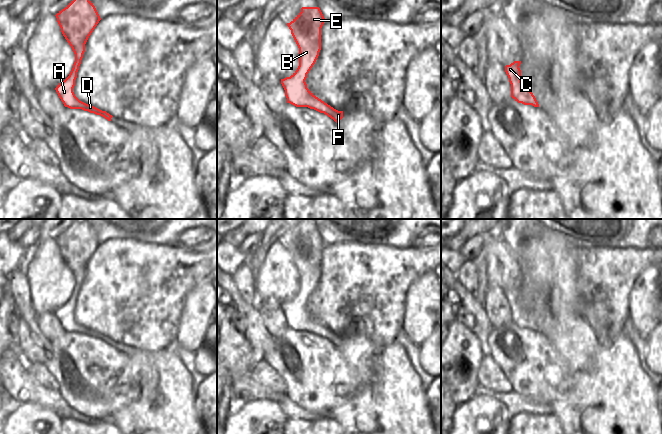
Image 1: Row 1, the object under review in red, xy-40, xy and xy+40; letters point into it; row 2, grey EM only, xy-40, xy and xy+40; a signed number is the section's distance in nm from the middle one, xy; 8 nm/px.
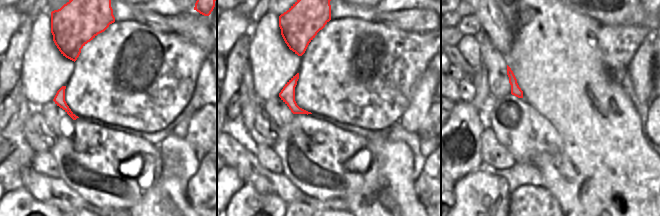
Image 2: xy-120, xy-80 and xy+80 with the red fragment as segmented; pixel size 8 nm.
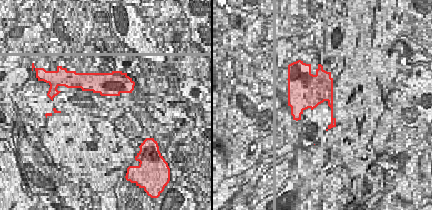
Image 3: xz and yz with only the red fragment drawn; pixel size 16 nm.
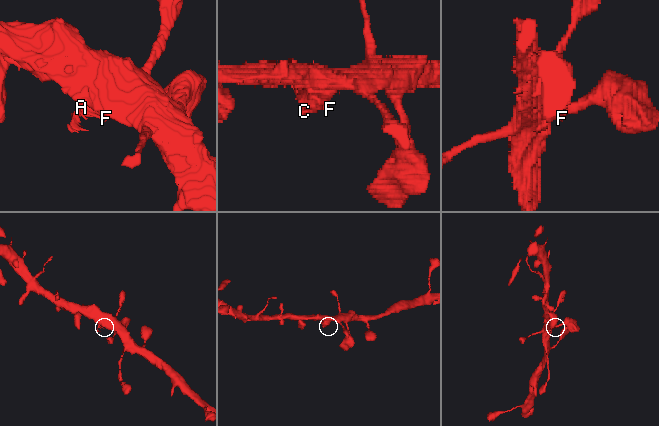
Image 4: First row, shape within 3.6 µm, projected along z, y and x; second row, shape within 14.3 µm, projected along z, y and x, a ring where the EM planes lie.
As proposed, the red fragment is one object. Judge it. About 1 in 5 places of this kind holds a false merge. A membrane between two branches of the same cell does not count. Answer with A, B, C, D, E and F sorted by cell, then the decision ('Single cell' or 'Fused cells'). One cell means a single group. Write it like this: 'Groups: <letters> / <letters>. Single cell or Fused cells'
Groups: A B C D E F. Single cell

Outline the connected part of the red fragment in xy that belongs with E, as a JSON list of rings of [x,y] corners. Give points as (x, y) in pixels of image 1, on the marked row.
[[[302,7],[301,12],[287,26],[299,48],[299,66],[290,76],[281,79],[287,103],[296,107],[308,107],[324,113],[336,123],[343,118],[338,111],[316,97],[305,82],[321,50],[321,28],[325,18],[319,7]]]

